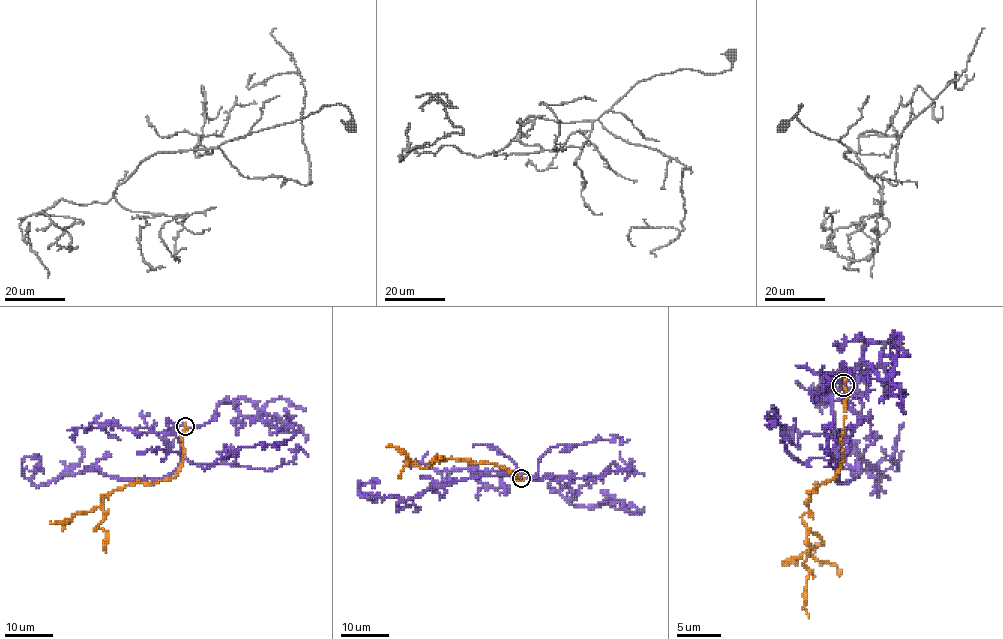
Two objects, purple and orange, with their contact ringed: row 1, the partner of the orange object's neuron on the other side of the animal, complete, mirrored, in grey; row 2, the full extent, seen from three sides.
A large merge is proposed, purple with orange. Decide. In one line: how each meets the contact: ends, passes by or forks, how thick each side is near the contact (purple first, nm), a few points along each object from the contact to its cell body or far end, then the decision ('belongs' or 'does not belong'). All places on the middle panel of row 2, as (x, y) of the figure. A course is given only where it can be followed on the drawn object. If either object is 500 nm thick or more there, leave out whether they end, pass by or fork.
purple passes by; orange ends there; 240 nm thick on the purple side, 240 nm on the other; purple runs (522, 478), (504, 468), (518, 474), (471, 476), (407, 499), (359, 494), (359, 486), (380, 482); orange runs (522, 478), (490, 463), (439, 456), (427, 468), (421, 468), (394, 446), (386, 447); does not belong

